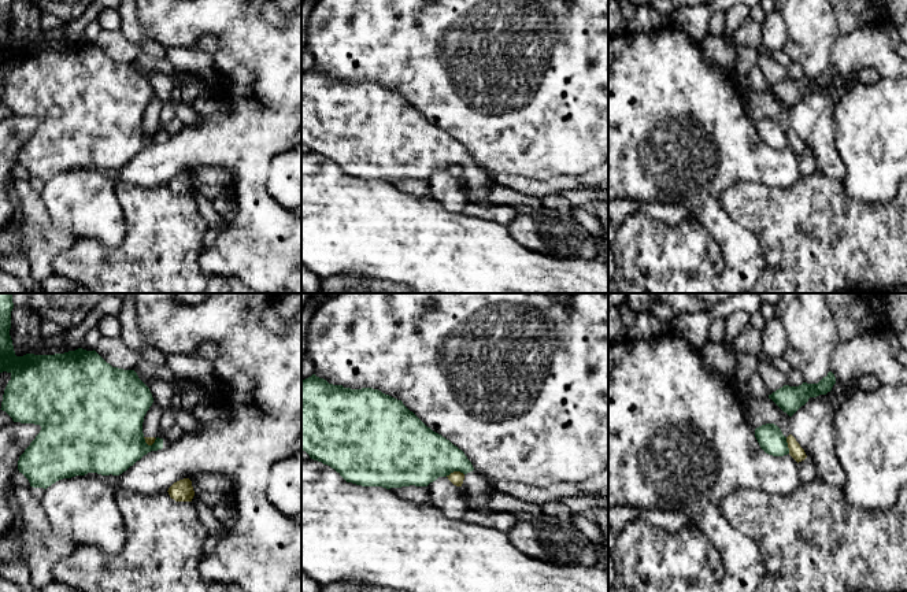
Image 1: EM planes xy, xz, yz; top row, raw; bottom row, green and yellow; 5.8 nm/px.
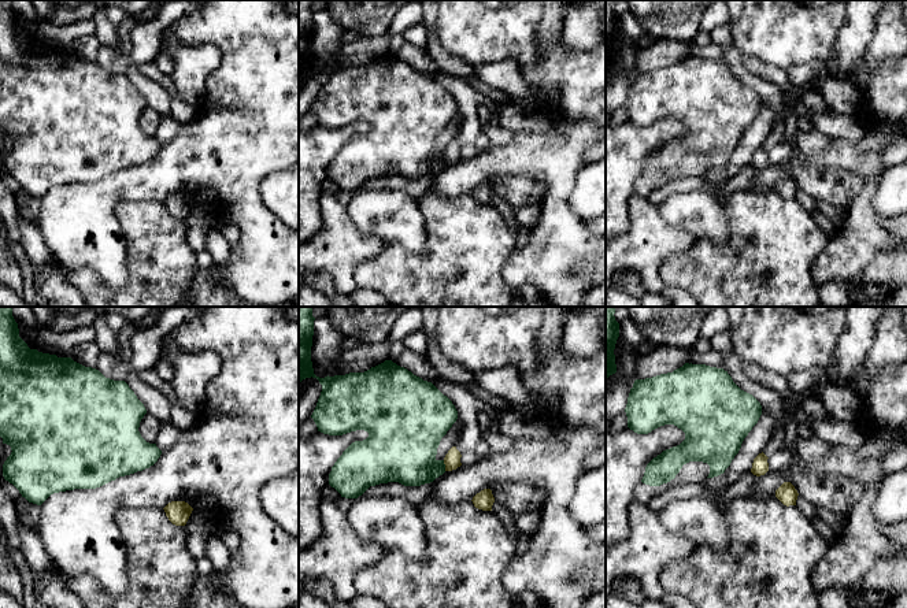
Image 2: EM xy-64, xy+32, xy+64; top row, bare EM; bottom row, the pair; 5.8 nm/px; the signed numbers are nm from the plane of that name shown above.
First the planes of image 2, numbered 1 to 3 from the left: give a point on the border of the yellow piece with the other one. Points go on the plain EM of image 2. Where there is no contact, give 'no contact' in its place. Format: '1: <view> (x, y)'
1: no contact
2: xy+32 (444, 159)
3: no contact

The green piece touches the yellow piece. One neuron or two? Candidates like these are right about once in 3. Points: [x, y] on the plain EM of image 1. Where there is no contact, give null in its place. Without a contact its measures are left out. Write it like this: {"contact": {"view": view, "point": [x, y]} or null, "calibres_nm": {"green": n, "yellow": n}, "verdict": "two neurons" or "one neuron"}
{"contact": {"view": "xz", "point": [454, 163]}, "calibres_nm": {"green": 360, "yellow": 80}, "verdict": "two neurons"}

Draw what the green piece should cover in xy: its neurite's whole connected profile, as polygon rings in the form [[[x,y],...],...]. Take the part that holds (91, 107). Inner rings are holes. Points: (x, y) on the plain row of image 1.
[[[0,0],[0,66],[11,67],[0,103],[14,115],[41,119],[18,153],[30,180],[47,182],[59,173],[88,166],[119,169],[148,145],[163,141],[159,130],[152,138],[145,136],[142,115],[153,90],[134,63],[112,60],[95,42],[16,49],[10,29],[12,1]]]

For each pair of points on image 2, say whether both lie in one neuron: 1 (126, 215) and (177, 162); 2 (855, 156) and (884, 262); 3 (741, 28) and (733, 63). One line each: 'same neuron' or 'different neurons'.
1: different neurons
2: different neurons
3: different neurons

